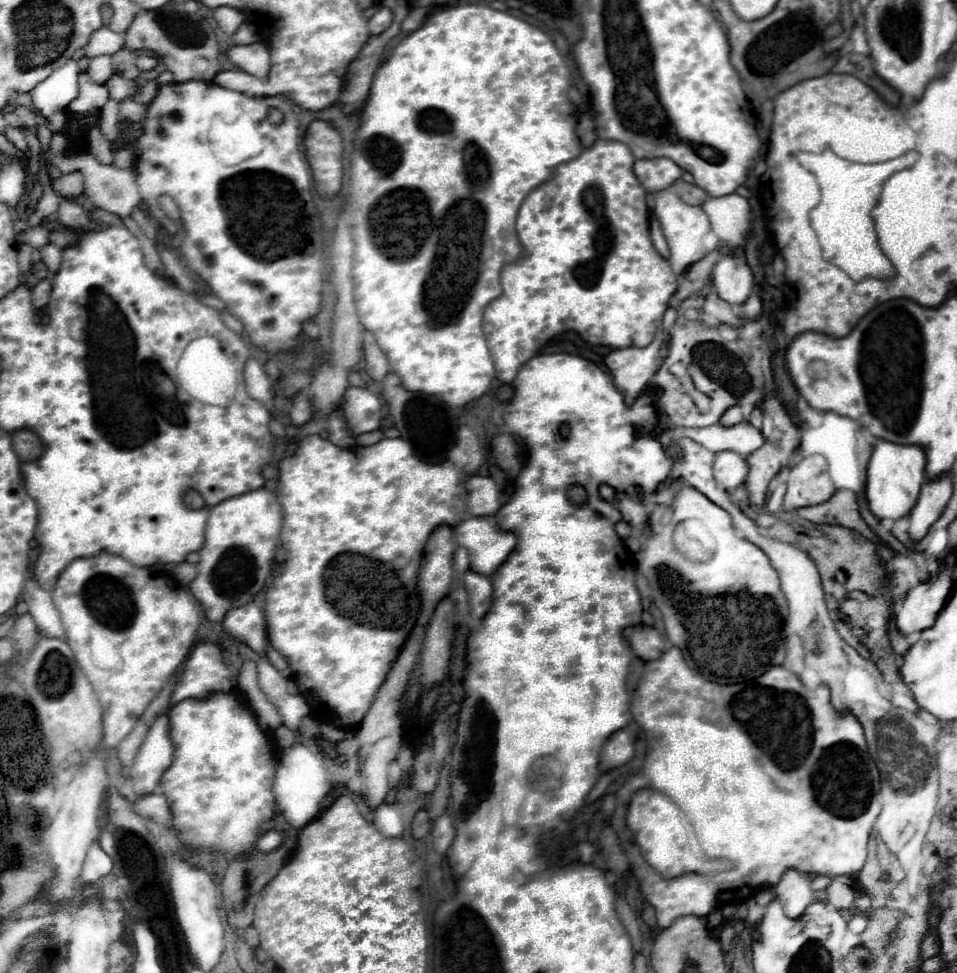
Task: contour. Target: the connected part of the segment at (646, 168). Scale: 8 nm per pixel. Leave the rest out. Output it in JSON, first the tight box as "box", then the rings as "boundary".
{"box":[634,157,684,193],"boundary":[[[664,157],[636,161],[634,173],[648,193],[658,193],[662,189],[668,189],[676,179],[680,179],[684,175],[682,169],[674,161],[664,159]]]}

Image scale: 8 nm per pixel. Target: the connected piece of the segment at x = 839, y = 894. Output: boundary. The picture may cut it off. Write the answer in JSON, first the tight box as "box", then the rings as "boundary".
{"box":[826,877,854,909],"boundary":[[[834,877],[830,887],[826,889],[828,903],[836,909],[848,909],[854,905],[854,889],[852,889],[852,877]]]}

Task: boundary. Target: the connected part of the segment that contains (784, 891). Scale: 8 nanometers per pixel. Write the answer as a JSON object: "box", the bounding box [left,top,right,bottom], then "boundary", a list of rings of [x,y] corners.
{"box":[774,871,814,919],"boundary":[[[786,871],[780,883],[774,887],[778,901],[784,907],[784,913],[792,919],[800,917],[804,909],[814,903],[814,891],[810,887],[810,877],[800,871]]]}

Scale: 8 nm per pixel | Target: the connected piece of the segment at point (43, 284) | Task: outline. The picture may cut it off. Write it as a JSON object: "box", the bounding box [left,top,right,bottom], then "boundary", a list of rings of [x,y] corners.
{"box":[32,279,52,309],"boundary":[[[42,279],[32,289],[32,303],[34,303],[34,307],[42,309],[48,303],[48,299],[50,299],[50,291],[52,291],[52,279]]]}

